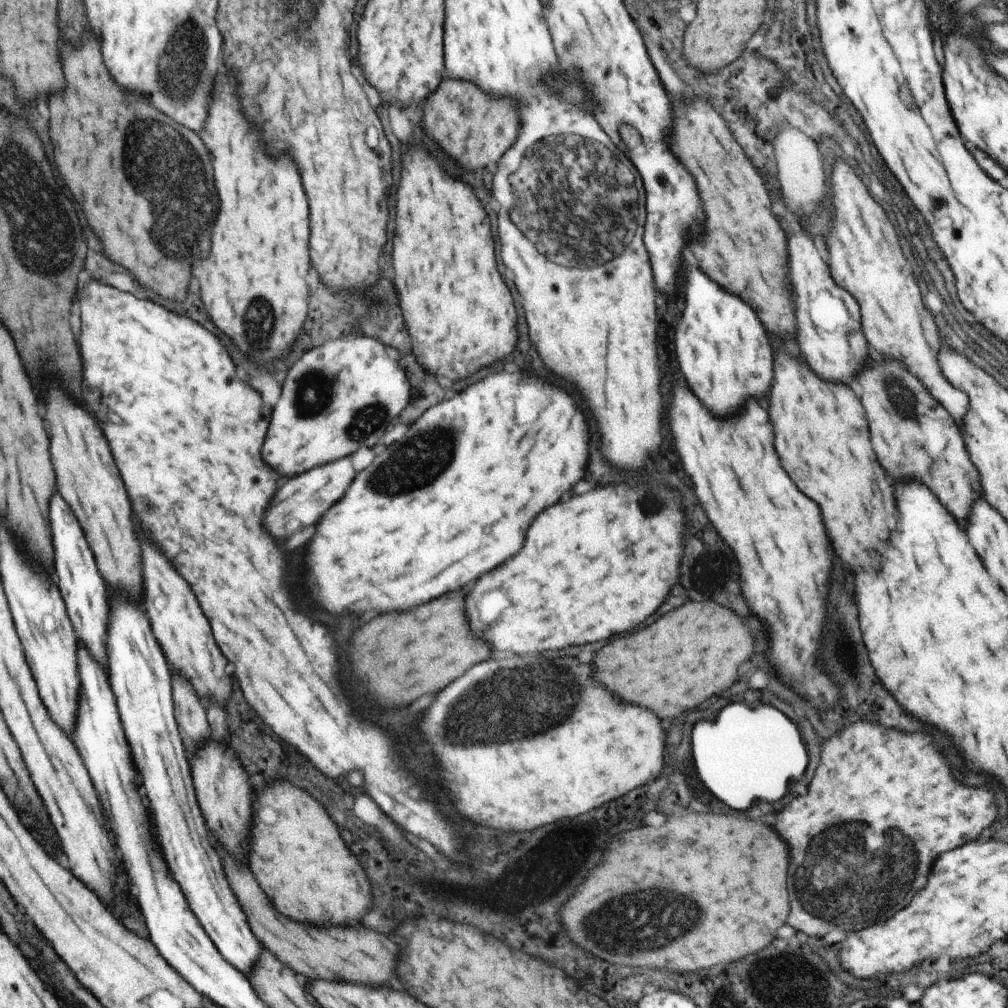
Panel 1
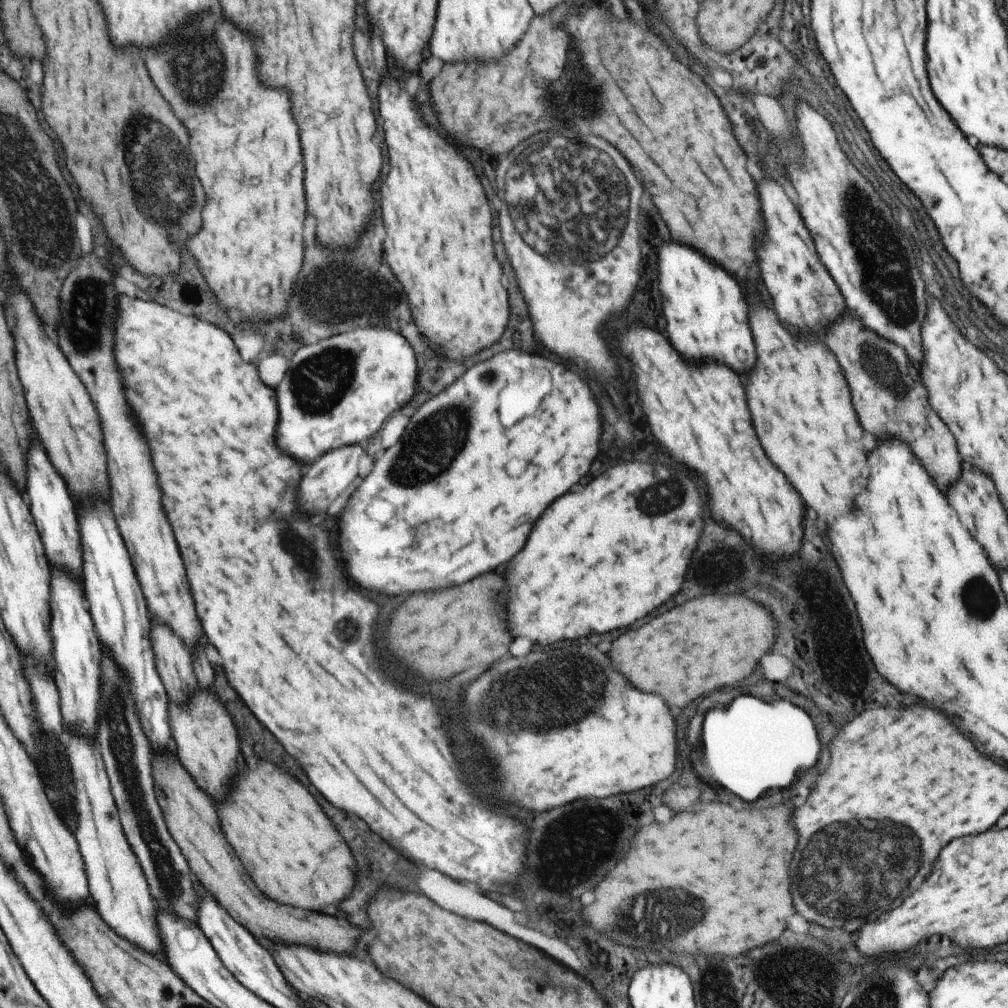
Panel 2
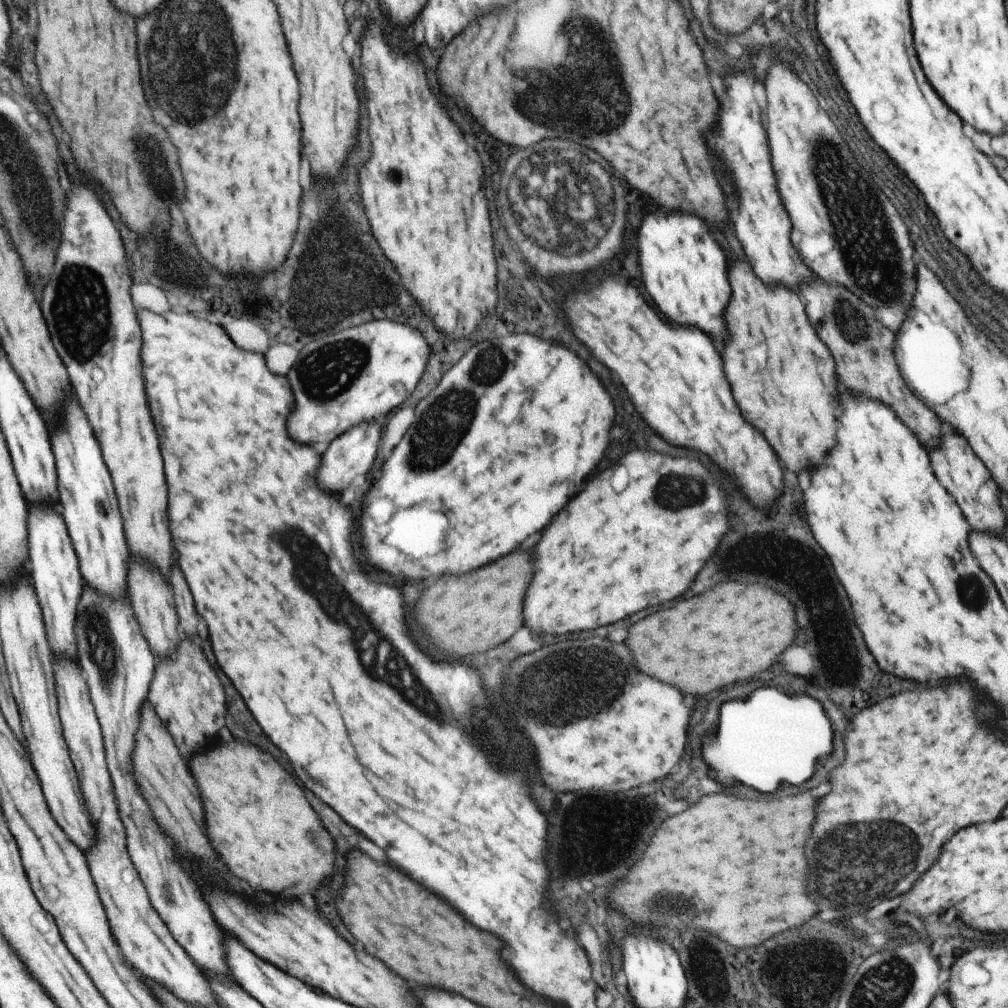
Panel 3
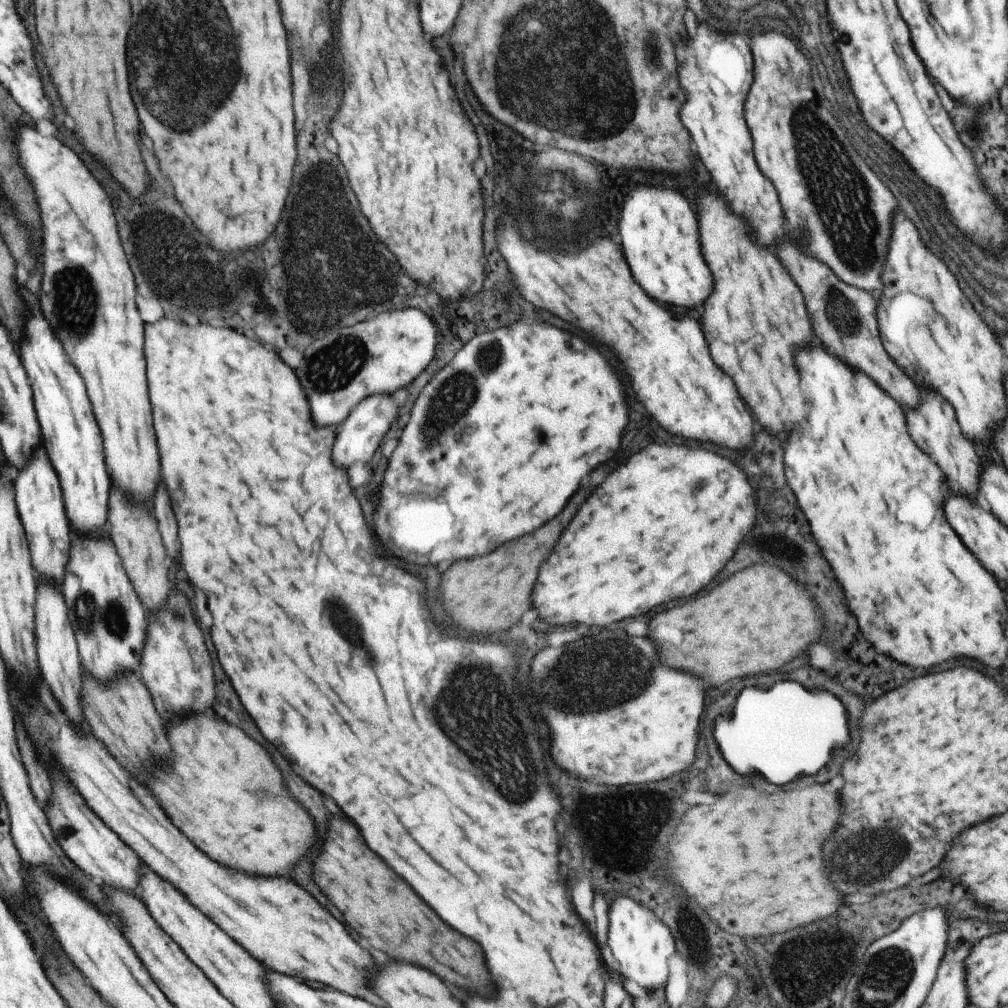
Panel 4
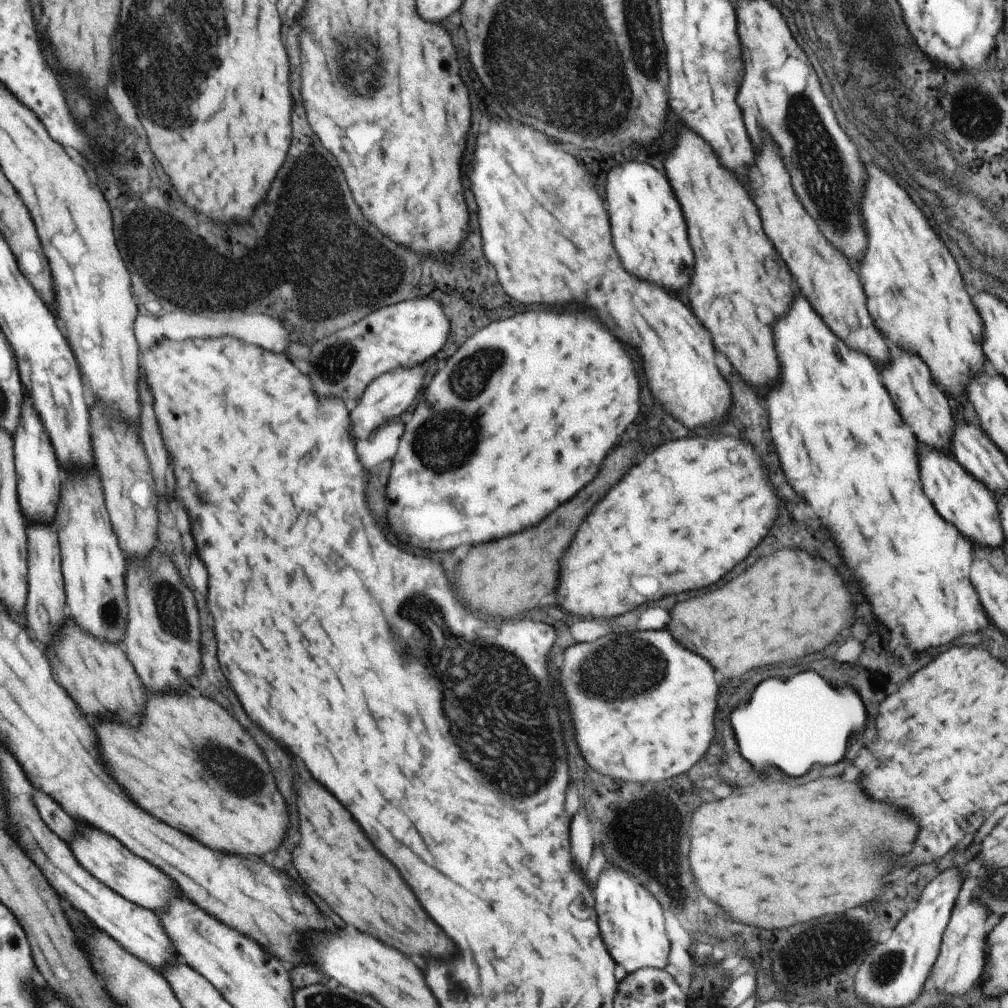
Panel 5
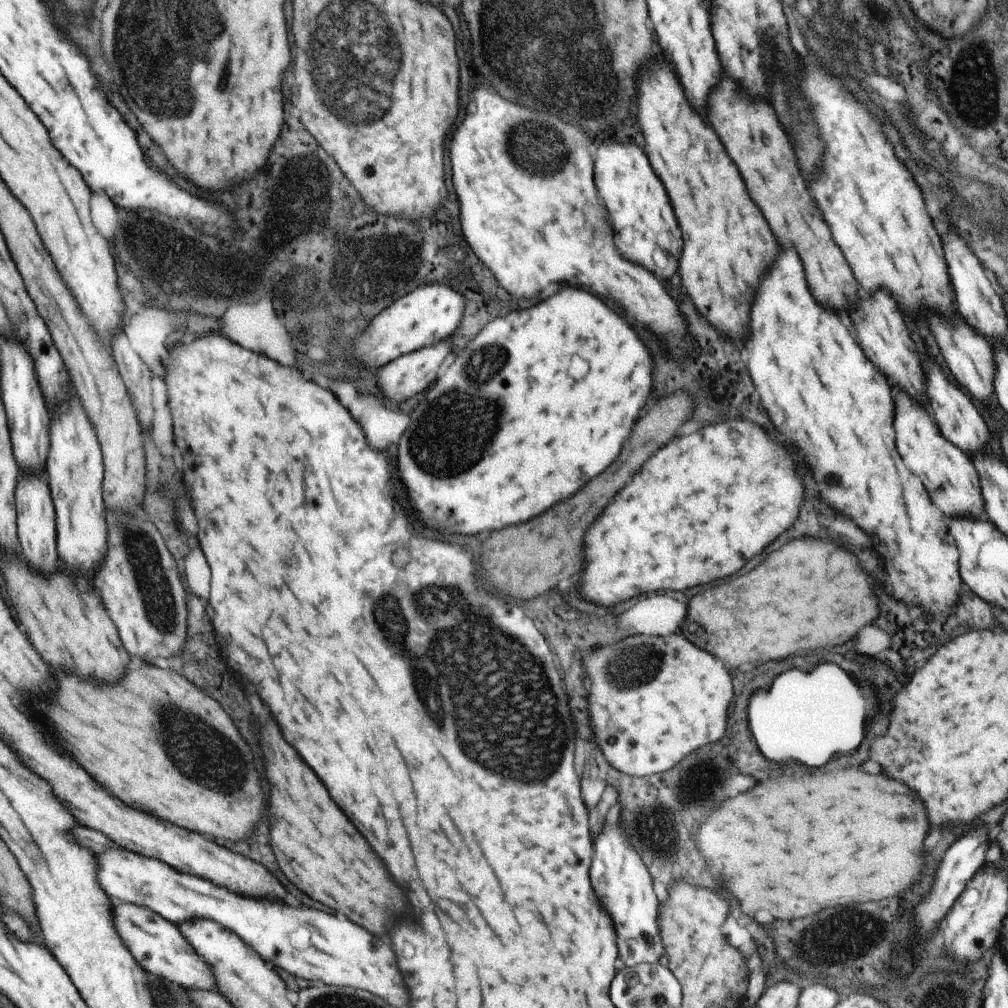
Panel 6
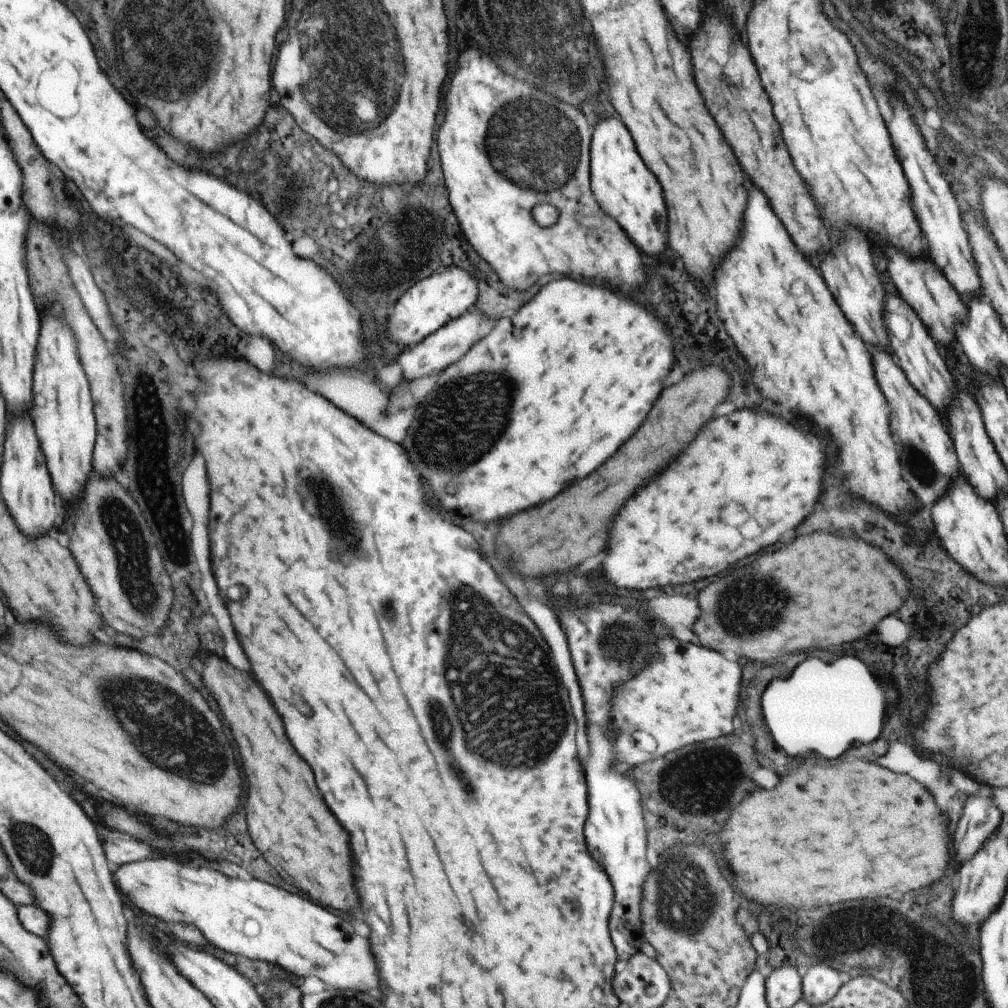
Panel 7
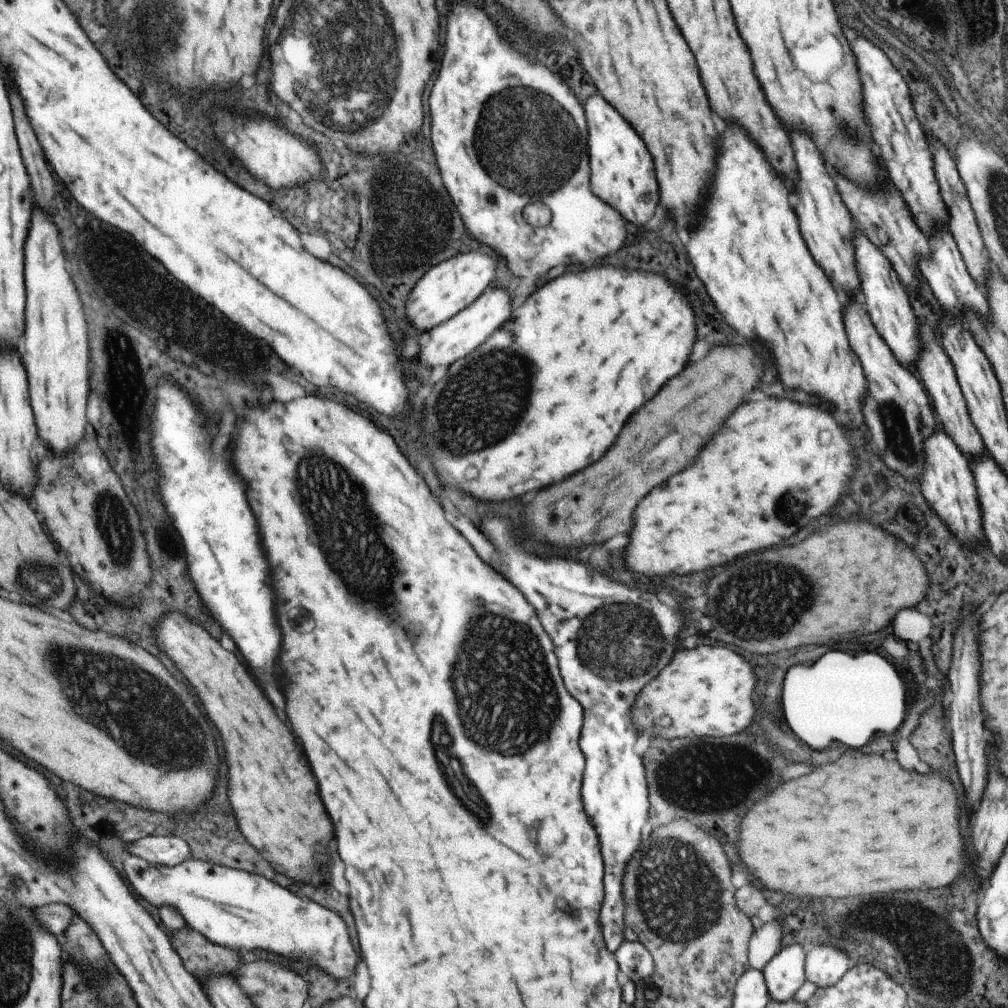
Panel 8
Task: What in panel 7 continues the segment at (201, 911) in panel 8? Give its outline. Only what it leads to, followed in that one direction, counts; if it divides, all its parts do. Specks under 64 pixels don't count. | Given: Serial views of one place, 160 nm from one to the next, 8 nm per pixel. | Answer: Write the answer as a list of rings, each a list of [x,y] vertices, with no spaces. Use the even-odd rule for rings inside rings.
[[[162,856],[124,864],[112,874],[112,878],[124,898],[128,898],[142,912],[162,920],[168,926],[168,932],[172,932],[175,924],[192,923],[202,930],[202,934],[210,940],[210,944],[224,952],[244,954],[246,958],[252,960],[266,960],[302,978],[316,976],[322,982],[334,986],[334,989],[376,990],[380,986],[378,968],[368,938],[354,934],[350,922],[338,918],[330,910],[298,894],[290,894],[286,890],[280,890],[276,886],[270,886],[254,878],[252,880],[231,878],[206,866],[194,868],[176,859]]]

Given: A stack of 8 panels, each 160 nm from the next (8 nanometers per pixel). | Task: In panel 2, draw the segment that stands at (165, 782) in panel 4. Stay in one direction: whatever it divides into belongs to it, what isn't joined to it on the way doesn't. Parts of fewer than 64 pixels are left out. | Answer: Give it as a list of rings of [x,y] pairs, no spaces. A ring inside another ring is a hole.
[[[262,764],[258,770],[250,770],[246,776],[240,776],[234,782],[234,790],[228,800],[224,800],[224,804],[218,804],[218,816],[228,842],[232,842],[248,874],[252,876],[256,886],[272,900],[306,910],[322,910],[326,906],[340,904],[346,894],[352,892],[356,862],[350,854],[350,848],[346,846],[334,824],[328,820],[324,810],[318,806],[314,796],[280,768]],[[286,784],[294,790],[286,790]]]

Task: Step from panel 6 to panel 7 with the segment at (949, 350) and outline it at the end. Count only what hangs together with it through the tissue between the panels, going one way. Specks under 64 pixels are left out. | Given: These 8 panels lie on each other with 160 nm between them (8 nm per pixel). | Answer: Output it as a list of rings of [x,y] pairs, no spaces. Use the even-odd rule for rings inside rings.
[[[888,248],[886,256],[888,256],[888,274],[896,284],[896,288],[900,290],[902,298],[914,308],[918,318],[928,328],[930,336],[936,342],[952,348],[952,342],[956,338],[954,332],[956,326],[968,320],[966,306],[962,304],[962,300],[956,300],[956,290],[948,284],[948,280],[944,280],[942,272],[930,260],[908,260],[908,256],[900,256],[900,252],[892,252],[892,248]]]

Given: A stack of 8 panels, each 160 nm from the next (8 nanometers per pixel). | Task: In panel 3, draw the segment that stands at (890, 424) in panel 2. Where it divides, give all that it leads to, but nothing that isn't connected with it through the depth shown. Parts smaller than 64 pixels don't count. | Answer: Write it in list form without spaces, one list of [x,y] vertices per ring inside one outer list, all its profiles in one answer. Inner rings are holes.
[[[816,280],[800,288],[808,318],[816,328],[820,340],[830,348],[836,360],[836,374],[854,396],[880,400],[916,434],[916,438],[930,450],[941,443],[944,422],[928,405],[911,391],[895,359],[895,334],[877,318],[868,304],[853,295],[847,288],[824,284]]]

